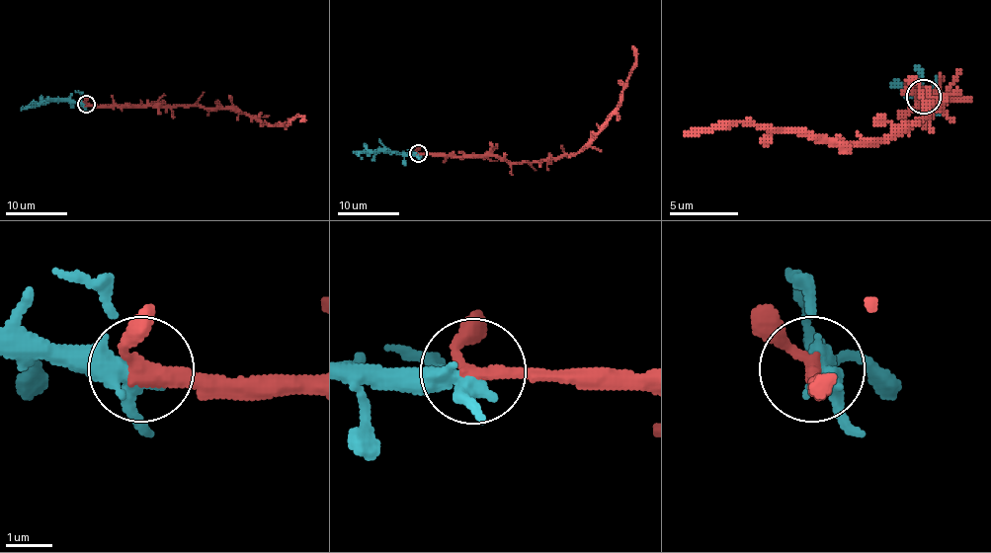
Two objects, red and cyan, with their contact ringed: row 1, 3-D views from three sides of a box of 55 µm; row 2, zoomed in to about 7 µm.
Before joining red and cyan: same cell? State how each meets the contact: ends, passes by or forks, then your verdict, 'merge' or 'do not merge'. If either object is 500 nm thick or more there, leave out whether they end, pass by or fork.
red passes by; cyan forks there; merge

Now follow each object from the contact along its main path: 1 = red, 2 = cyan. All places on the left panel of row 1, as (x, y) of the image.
1: (86, 105), (227, 108), (246, 112), (265, 122), (283, 124), (300, 116), (303, 118), (300, 121)
2: (86, 105), (56, 101), (27, 108), (31, 103)

